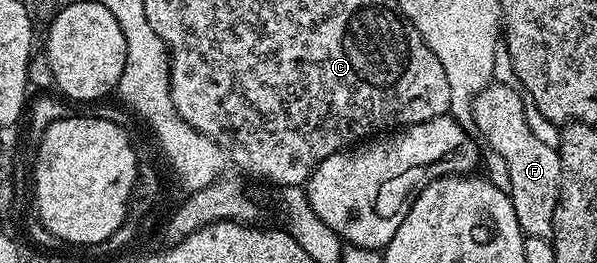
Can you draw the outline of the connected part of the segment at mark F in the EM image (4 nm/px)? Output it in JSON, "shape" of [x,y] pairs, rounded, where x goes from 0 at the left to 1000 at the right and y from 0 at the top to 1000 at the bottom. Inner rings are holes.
{"shape":[[[822,316],[814,327],[811,346],[804,346],[804,361],[797,361],[792,479],[807,513],[806,532],[809,540],[814,532],[821,548],[819,563],[834,582],[838,605],[844,605],[844,620],[851,620],[851,665],[858,677],[858,726],[853,741],[876,890],[881,901],[920,905],[928,882],[928,821],[938,741],[938,605],[933,567],[905,544],[905,529],[898,529],[898,513],[891,513],[881,449],[884,399],[879,395],[883,399],[883,388],[878,380],[876,357],[861,323]]]}

